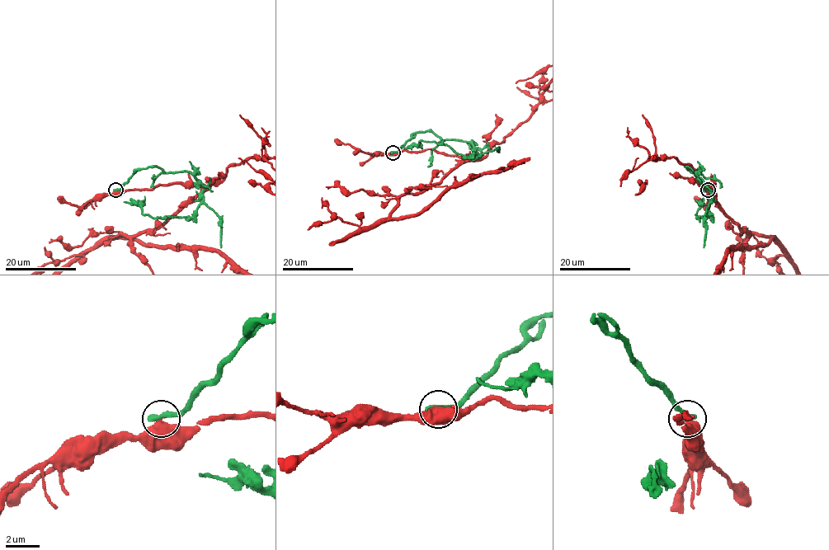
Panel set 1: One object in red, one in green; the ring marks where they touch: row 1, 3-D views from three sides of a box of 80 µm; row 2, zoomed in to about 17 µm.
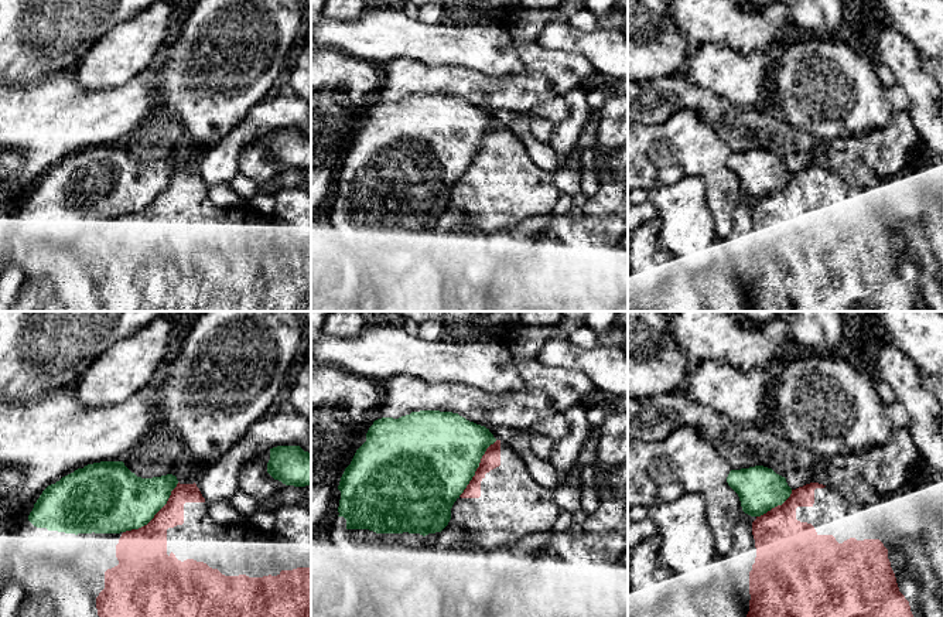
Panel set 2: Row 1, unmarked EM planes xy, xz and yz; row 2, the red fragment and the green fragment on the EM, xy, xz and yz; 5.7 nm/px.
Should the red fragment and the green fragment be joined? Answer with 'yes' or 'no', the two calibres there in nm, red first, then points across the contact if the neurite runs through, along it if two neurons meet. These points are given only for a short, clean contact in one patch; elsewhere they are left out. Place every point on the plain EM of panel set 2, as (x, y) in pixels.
no; calibres 280 and 380 nm

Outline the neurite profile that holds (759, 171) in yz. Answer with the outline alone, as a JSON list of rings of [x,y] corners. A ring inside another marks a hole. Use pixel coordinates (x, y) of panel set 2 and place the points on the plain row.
[[[763,149],[731,153],[727,166],[738,177],[742,194],[751,200],[782,188],[792,177],[786,161]]]

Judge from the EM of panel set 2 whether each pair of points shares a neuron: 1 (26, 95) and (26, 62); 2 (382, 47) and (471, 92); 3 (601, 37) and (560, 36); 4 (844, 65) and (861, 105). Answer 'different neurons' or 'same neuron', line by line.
1: different neurons
2: different neurons
3: same neuron
4: same neuron

